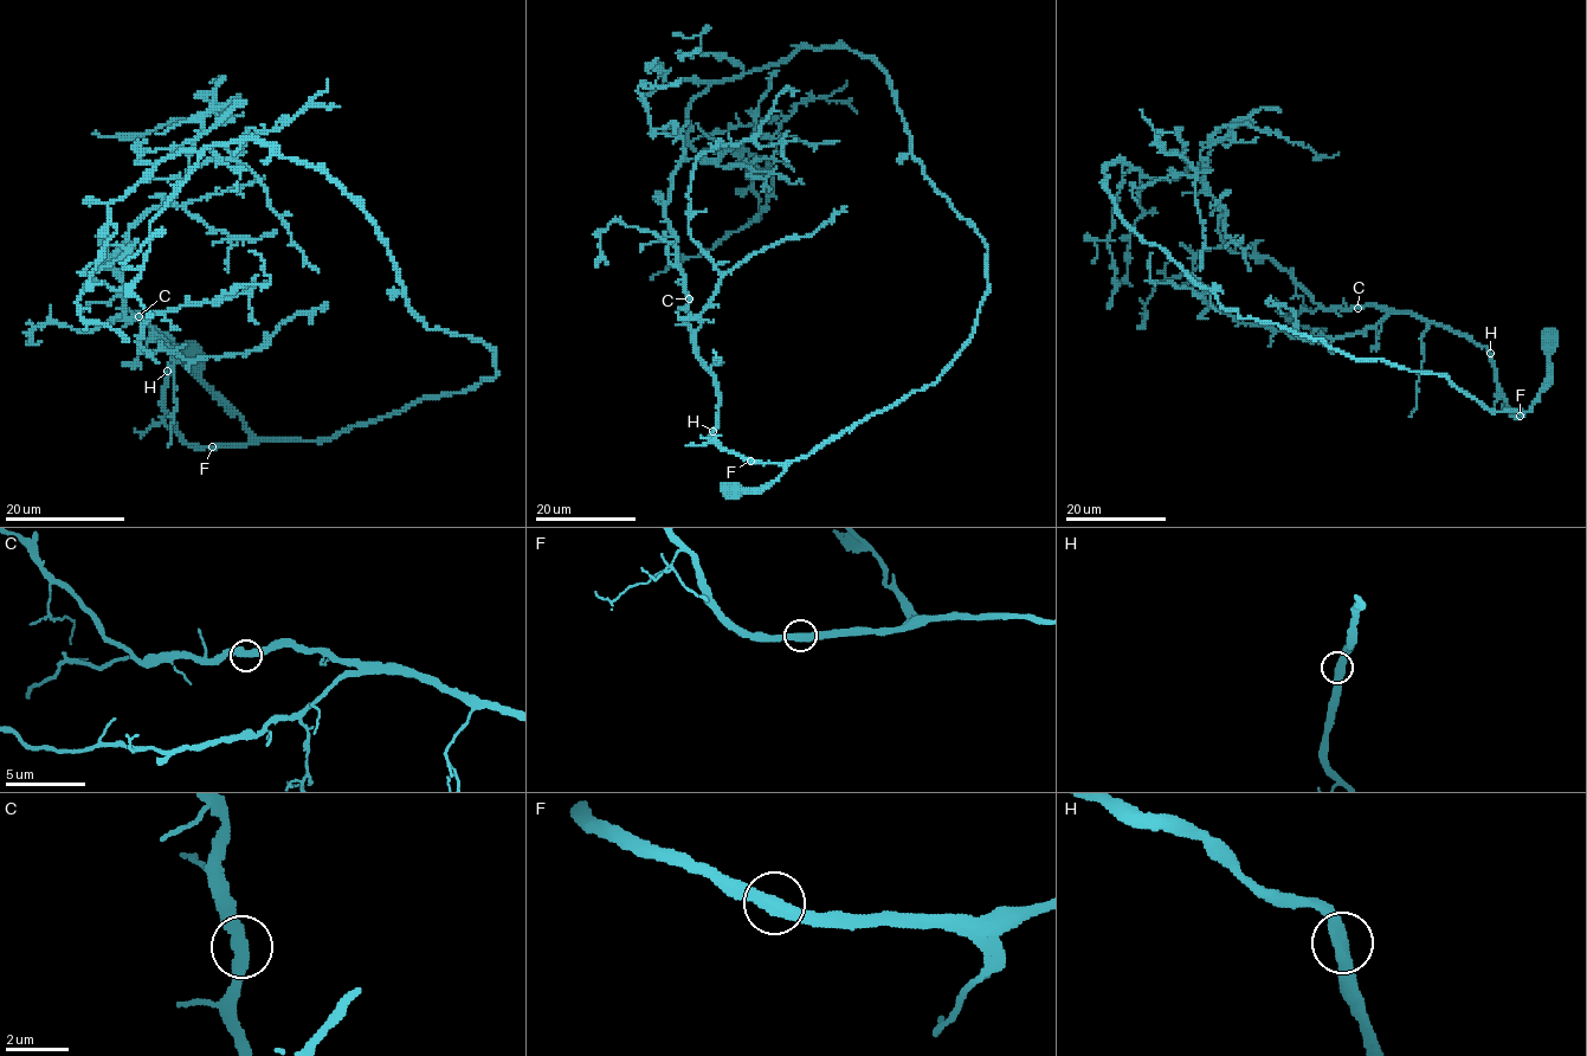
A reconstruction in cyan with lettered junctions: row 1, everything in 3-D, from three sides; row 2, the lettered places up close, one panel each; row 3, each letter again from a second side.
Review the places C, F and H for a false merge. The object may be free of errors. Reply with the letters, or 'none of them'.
none of them

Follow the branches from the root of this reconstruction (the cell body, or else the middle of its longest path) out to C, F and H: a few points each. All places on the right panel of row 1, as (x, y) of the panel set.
C: (1549, 340), (1548, 382), (1529, 411), (1514, 416), (1485, 347), (1414, 314), (1384, 307), (1358, 308)
F: (1549, 340), (1548, 382), (1531, 409), (1518, 416)
H: (1549, 340), (1548, 382), (1540, 391), (1540, 398), (1522, 416), (1514, 416), (1508, 409), (1495, 380), (1490, 353)

